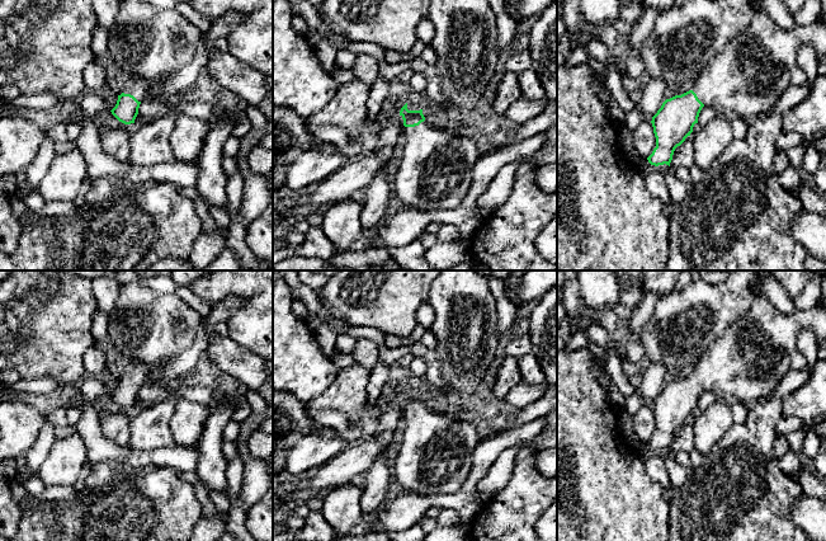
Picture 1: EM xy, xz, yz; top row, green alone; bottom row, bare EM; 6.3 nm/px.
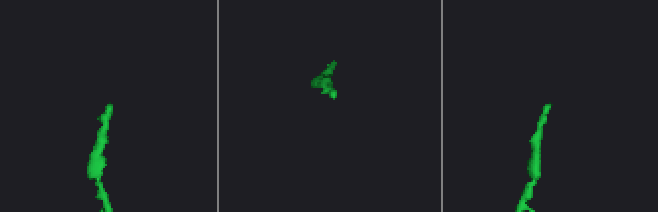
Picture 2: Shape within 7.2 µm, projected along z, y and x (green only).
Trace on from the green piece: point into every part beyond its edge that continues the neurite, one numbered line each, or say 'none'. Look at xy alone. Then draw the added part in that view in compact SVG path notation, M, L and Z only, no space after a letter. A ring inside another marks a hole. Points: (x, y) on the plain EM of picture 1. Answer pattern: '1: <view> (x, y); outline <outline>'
1: xy (137, 371); outline M164 359L159 363L150 364L143 362L128 361L128 363L124 367L123 377L131 378L138 386L142 386L143 384L148 382L148 375L152 370L157 367L164 367L169 362L169 359Z

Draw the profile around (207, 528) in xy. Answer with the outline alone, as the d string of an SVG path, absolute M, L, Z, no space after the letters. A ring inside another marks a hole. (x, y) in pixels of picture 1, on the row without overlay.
M218 512L216 518L207 516L194 524L190 541L218 541L226 532L228 514Z

